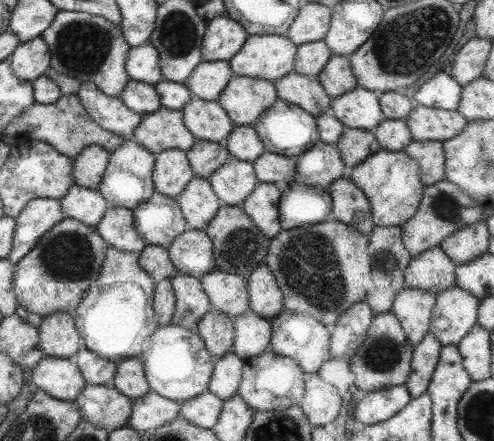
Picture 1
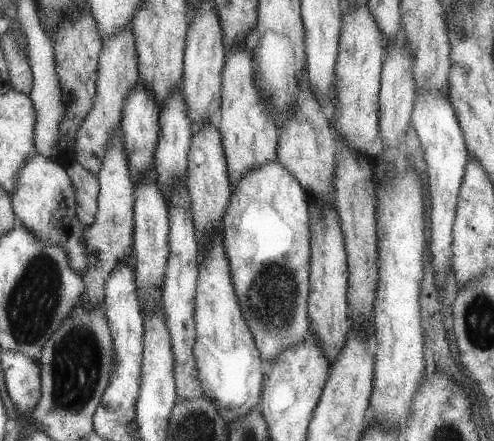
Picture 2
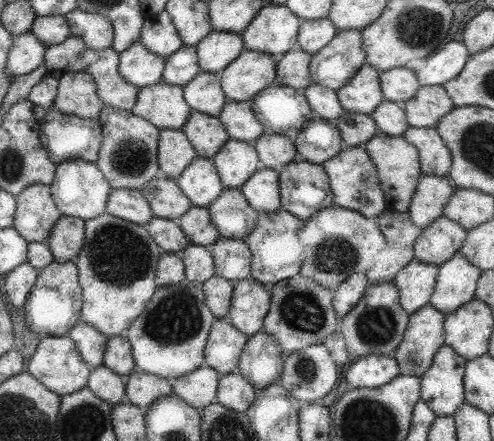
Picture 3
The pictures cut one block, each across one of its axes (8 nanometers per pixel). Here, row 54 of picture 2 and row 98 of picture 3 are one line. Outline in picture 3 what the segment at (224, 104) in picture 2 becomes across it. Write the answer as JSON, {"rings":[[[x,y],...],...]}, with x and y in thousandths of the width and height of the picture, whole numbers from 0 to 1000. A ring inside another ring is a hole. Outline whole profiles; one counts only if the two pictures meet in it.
{"rings":[[[492,113],[443,166],[443,190],[460,229],[496,231],[551,193],[559,132],[538,120]]]}

